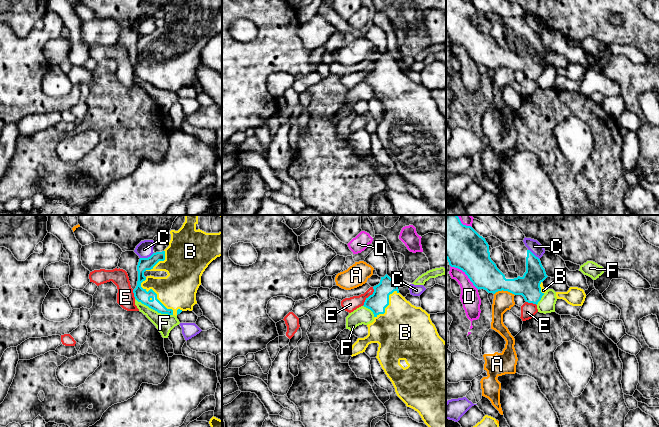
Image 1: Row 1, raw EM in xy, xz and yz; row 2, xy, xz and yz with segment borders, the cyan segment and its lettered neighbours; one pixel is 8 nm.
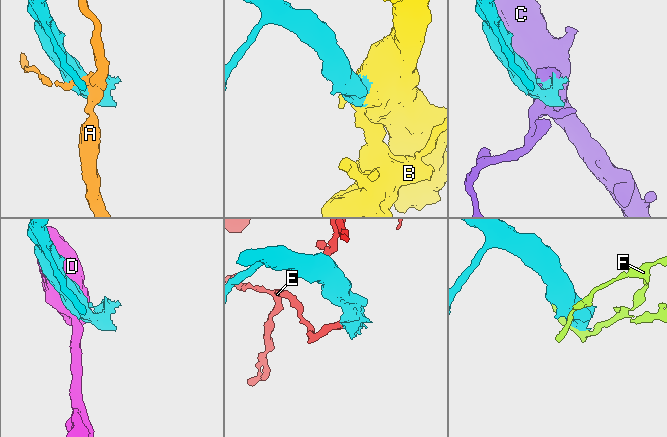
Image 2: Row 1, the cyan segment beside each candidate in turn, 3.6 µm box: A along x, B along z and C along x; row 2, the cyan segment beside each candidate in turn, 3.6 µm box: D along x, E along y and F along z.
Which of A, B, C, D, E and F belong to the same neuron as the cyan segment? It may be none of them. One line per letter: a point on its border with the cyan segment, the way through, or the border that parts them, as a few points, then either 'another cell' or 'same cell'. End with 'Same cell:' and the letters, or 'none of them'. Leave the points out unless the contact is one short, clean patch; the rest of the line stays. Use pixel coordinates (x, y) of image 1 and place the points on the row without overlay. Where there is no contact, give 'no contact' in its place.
A: yz (504, 66) | another cell
B: xy (156, 70) | same cell
C: xy (146, 34) | another cell
D: yz (465, 49) | another cell
E: xz (369, 72) | another cell
F: xy (154, 85) | along xy (135, 74), (158, 88), (172, 91) | another cell
Same cell: B

